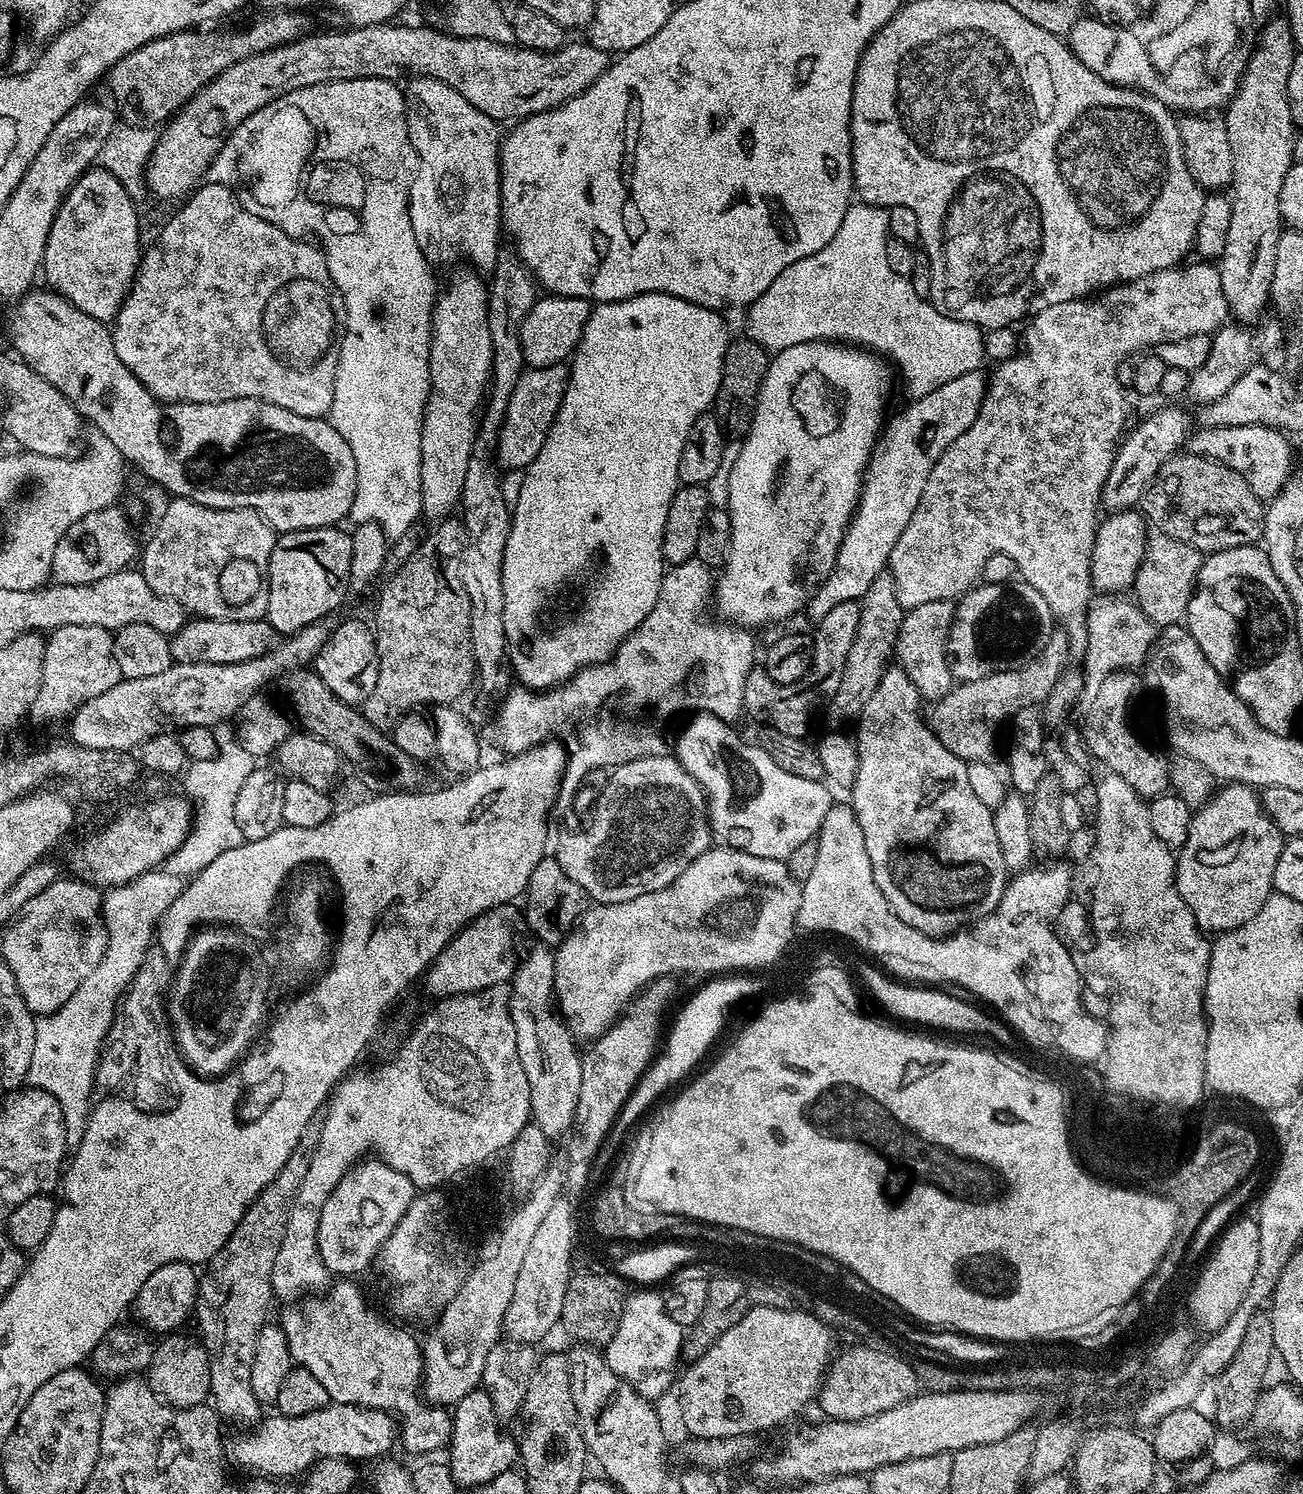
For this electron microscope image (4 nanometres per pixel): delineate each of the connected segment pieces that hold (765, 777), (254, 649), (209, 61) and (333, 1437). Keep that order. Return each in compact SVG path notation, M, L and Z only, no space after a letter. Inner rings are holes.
M701 710L697 711L693 716L696 717L681 730L680 737L676 740L674 755L676 759L680 761L681 766L700 783L700 788L704 791L708 802L708 823L712 826L713 837L715 837L721 845L736 848L740 852L745 852L746 854L754 854L758 858L787 861L788 857L798 849L798 846L802 845L802 842L806 842L807 839L815 837L817 833L819 833L822 822L834 803L834 797L828 793L829 785L818 780L811 780L810 778L798 778L798 774L786 774L786 770L782 770L782 766L778 766L778 762L774 762L774 758L770 758L770 754L763 746L759 743L751 744L750 741L743 740L743 738L732 729L735 727L733 727L729 721L723 720L713 713L703 712Z
M197 617L185 621L183 627L169 637L171 656L177 664L210 662L212 665L230 665L248 661L276 648L279 641L280 634L270 626L267 619L214 620Z
M268 10L263 14L265 16L250 21L245 28L228 28L225 32L189 30L154 38L108 69L106 85L122 107L136 104L137 110L146 119L167 121L191 100L194 93L205 88L230 66L309 35L307 11Z
M329 1403L322 1410L314 1410L314 1414L301 1416L282 1416L272 1414L272 1417L261 1419L245 1436L240 1436L236 1441L231 1441L230 1456L237 1460L248 1474L259 1474L264 1478L300 1478L308 1469L313 1468L322 1458L346 1458L353 1462L384 1458L398 1440L398 1424L389 1413L378 1408L360 1408L356 1404Z

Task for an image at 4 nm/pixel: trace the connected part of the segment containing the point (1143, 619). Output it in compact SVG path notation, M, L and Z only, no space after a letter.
M1104 598L1099 602L1093 603L1088 610L1088 641L1086 642L1086 650L1082 657L1082 688L1085 693L1095 694L1102 686L1102 682L1106 682L1106 678L1110 678L1116 672L1125 670L1136 670L1149 659L1150 653L1158 639L1158 628L1153 624L1150 617L1147 617L1143 610L1140 609L1136 602L1128 598Z

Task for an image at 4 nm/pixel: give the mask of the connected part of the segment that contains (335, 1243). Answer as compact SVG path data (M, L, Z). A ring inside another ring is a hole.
M365 1158L350 1169L334 1186L334 1194L326 1198L326 1207L322 1209L322 1219L318 1222L318 1250L322 1254L322 1262L329 1273L340 1278L356 1278L359 1272L364 1272L368 1267L373 1267L374 1261L380 1255L380 1248L390 1238L394 1226L410 1206L410 1202L418 1194L416 1187L398 1170L385 1164L379 1158Z

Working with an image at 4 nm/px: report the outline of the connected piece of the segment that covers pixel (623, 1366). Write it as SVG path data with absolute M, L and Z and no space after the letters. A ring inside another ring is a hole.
M636 1291L638 1292L633 1296L631 1293L625 1299L618 1330L614 1330L614 1338L603 1345L602 1355L610 1370L618 1374L618 1378L626 1381L639 1396L656 1402L659 1401L659 1396L666 1395L671 1388L673 1391L677 1383L678 1369L682 1364L680 1351L684 1345L686 1330L681 1324L674 1322L670 1314L666 1314L664 1298L659 1291Z

